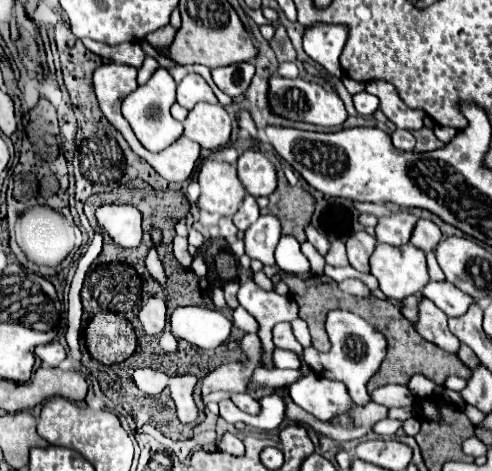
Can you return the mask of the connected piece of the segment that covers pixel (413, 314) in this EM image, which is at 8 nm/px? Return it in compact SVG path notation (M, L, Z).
M416 294L409 296L405 298L402 301L399 300L394 300L393 298L387 298L387 302L389 302L392 305L398 305L402 304L403 310L402 313L403 315L413 324L415 325L417 320L418 320L418 303L420 298L424 298L422 294Z

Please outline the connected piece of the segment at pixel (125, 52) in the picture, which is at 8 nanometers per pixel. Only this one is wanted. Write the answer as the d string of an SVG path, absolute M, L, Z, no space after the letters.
M82 38L82 44L90 52L94 52L94 54L98 54L102 58L108 58L112 62L124 62L124 64L136 66L136 68L140 68L140 64L142 64L142 60L146 56L138 42L124 42L124 44L118 44L118 46L108 46L108 44L102 44L102 42L96 42L96 40Z

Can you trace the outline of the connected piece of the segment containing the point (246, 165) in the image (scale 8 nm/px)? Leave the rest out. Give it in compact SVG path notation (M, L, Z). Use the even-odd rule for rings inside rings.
M246 150L238 162L238 178L244 184L246 192L254 198L270 196L276 190L276 168L274 164L258 150Z

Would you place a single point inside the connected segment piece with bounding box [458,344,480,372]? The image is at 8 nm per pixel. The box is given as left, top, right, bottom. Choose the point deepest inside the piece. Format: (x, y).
(466, 355)

